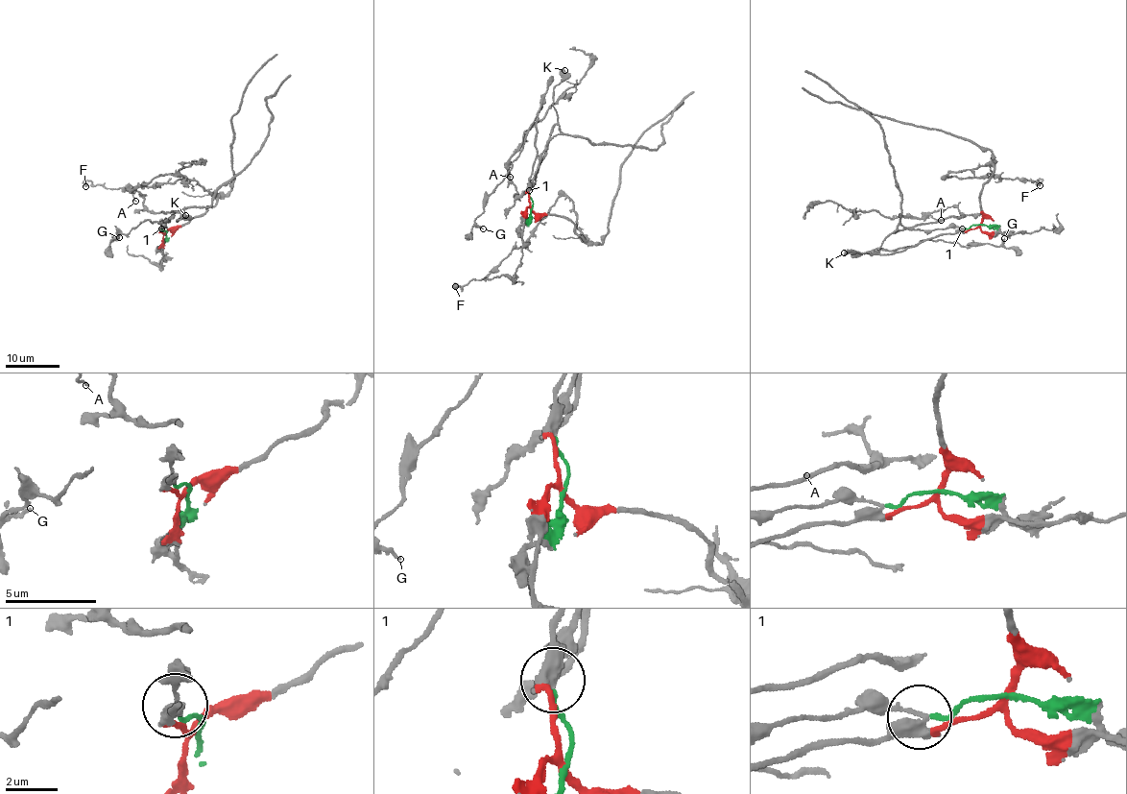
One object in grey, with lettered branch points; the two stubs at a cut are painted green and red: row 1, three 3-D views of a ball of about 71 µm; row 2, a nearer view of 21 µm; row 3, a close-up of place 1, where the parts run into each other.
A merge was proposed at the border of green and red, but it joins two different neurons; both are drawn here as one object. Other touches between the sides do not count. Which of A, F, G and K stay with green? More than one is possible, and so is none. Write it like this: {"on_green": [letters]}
{"on_green": ["A", "K"]}

